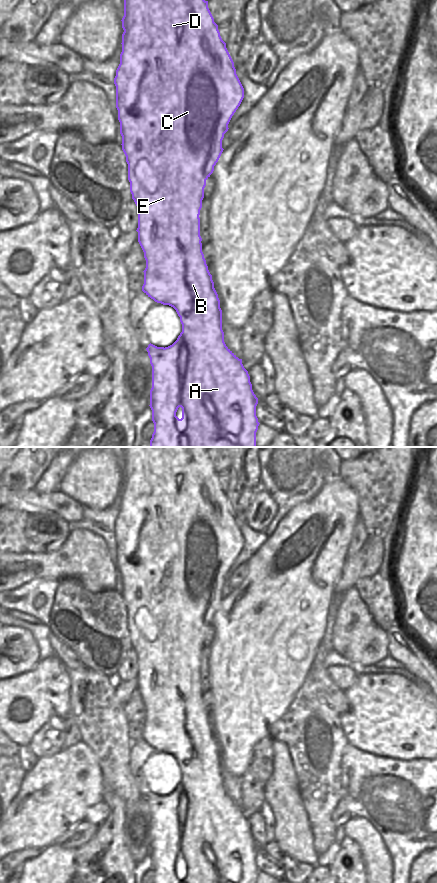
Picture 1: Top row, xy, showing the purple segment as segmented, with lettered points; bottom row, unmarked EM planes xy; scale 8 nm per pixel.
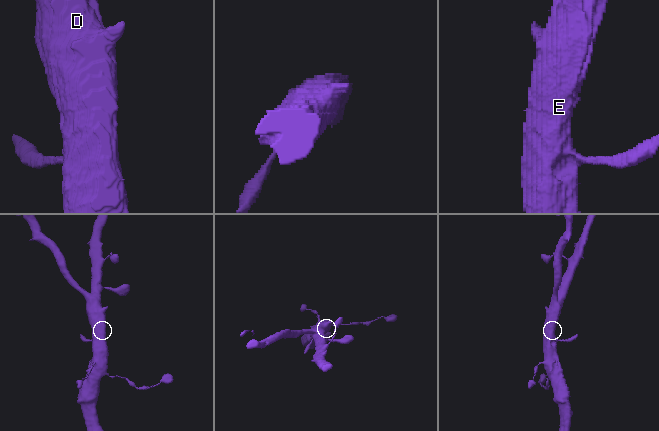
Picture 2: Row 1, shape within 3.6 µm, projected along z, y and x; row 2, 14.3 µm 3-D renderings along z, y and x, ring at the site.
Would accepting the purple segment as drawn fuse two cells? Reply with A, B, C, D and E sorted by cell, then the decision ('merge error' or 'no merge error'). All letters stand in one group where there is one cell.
A B C D E; no merge error

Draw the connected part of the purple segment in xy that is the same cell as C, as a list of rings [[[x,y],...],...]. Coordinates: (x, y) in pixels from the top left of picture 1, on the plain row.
[[[124,447],[124,464],[122,466],[122,500],[120,512],[116,518],[116,556],[122,584],[122,598],[128,612],[130,640],[138,656],[138,690],[144,700],[146,716],[142,739],[157,751],[173,755],[182,772],[182,780],[177,788],[168,795],[157,795],[149,792],[146,796],[152,814],[152,836],[150,838],[150,856],[154,880],[152,883],[256,883],[259,870],[256,864],[258,846],[252,838],[248,819],[239,807],[225,792],[222,778],[222,758],[220,748],[214,736],[212,723],[208,718],[202,700],[200,684],[200,658],[204,646],[206,628],[214,619],[222,600],[222,588],[228,579],[228,572],[244,546],[244,536],[236,522],[234,510],[222,488],[218,473],[204,447]]]

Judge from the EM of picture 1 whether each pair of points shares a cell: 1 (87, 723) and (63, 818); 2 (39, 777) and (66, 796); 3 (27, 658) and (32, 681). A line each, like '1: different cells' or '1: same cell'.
1: different cells
2: same cell
3: different cells

